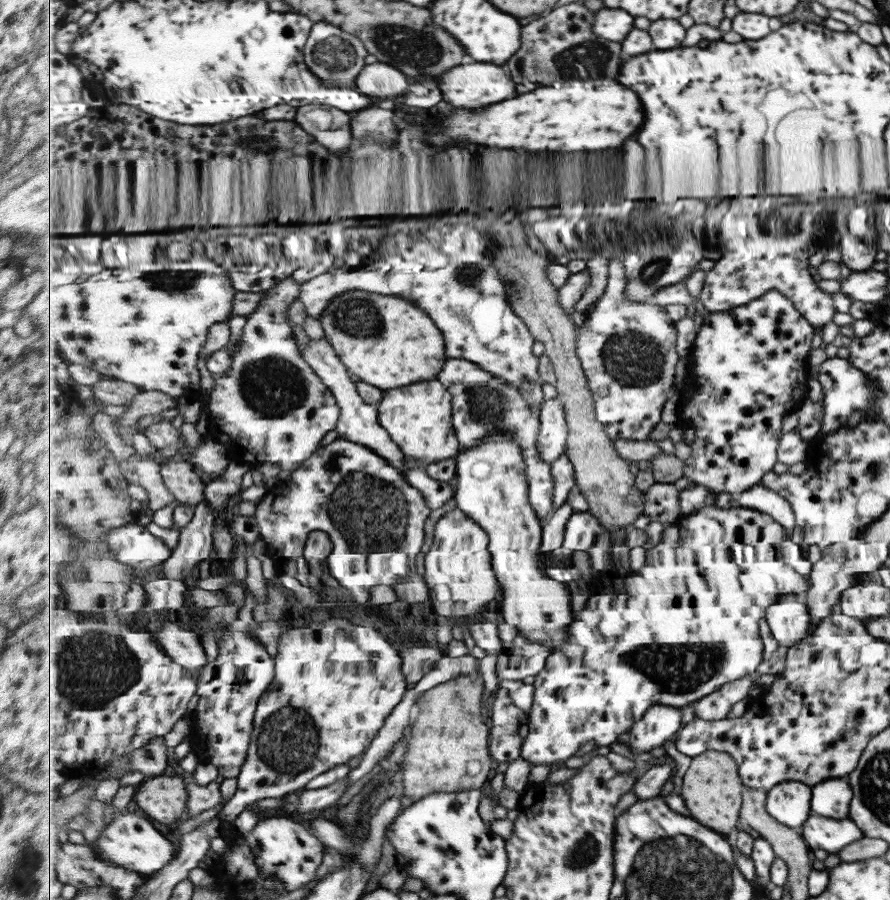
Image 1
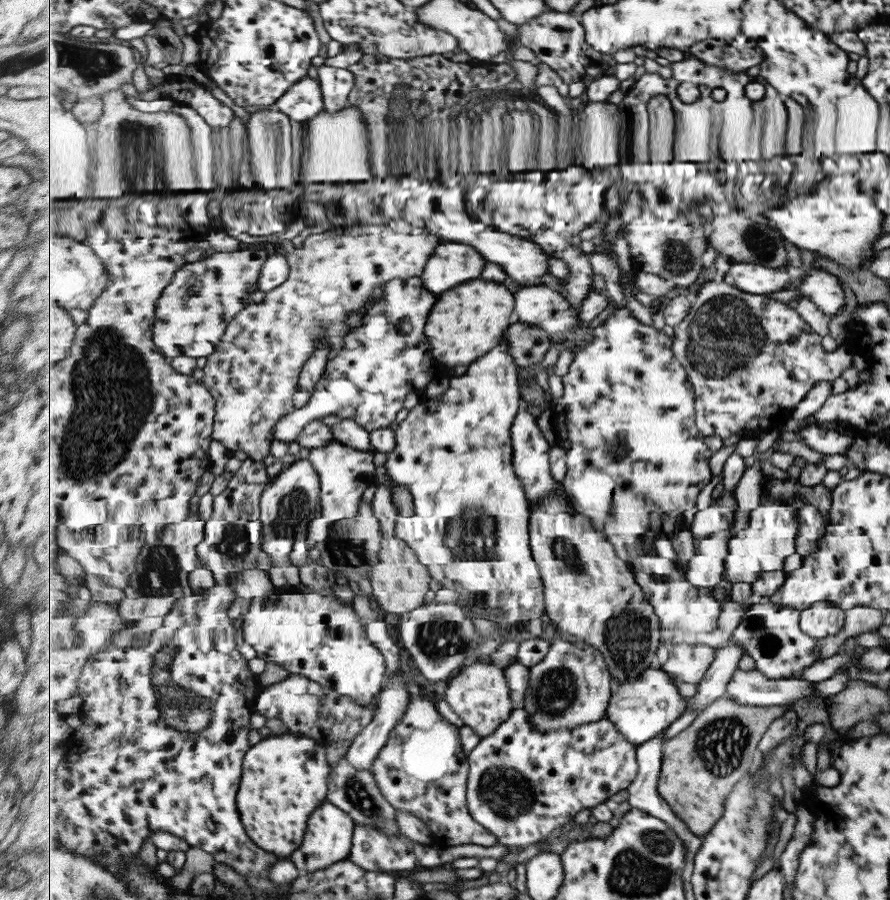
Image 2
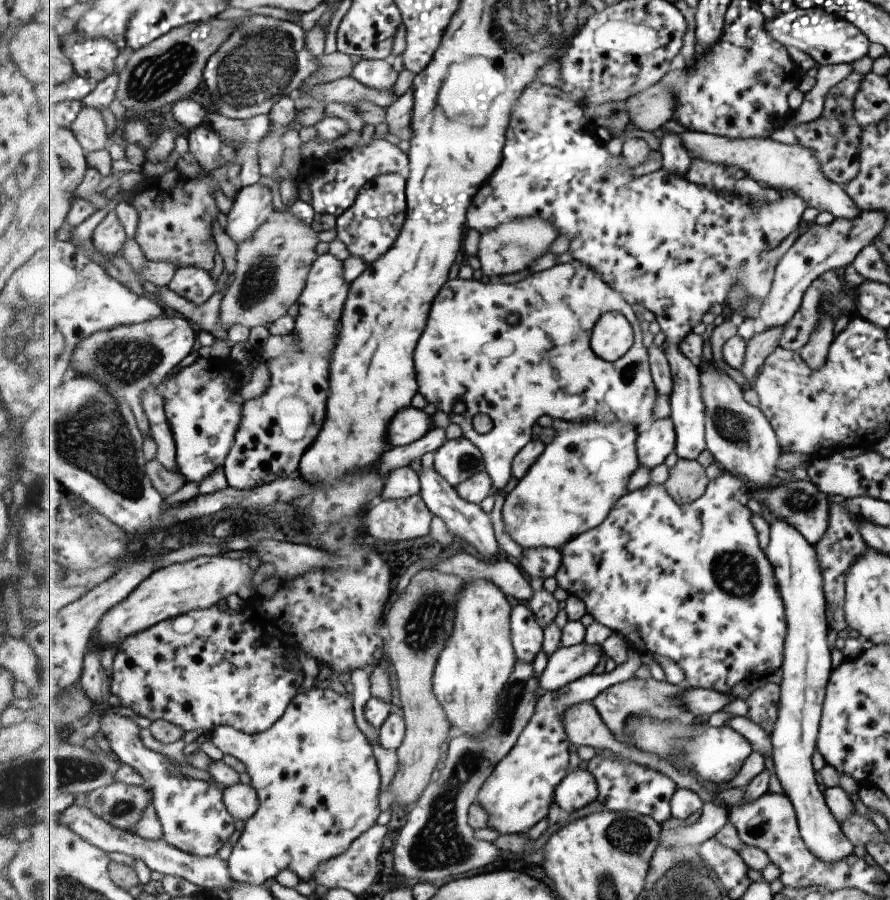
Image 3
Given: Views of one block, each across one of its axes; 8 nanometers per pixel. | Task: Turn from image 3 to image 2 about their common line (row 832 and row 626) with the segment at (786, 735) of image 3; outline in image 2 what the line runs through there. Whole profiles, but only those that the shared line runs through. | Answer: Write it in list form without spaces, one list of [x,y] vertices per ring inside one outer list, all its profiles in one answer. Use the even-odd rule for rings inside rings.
[[[827,601],[813,602],[801,613],[801,628],[812,639],[835,636],[843,623],[844,610]]]

